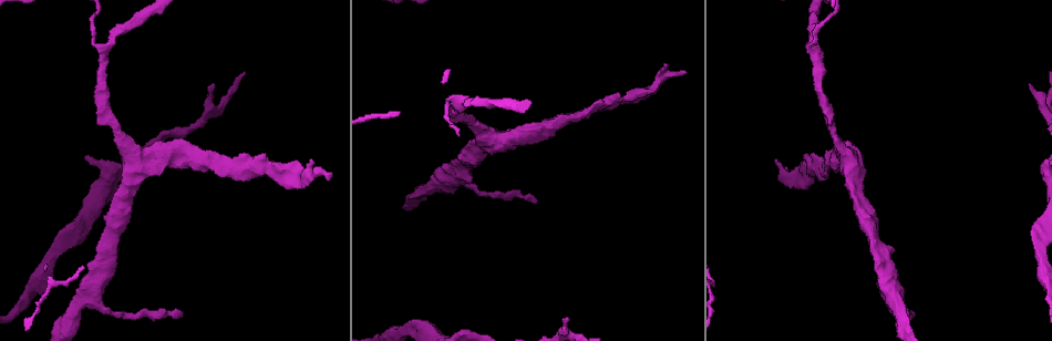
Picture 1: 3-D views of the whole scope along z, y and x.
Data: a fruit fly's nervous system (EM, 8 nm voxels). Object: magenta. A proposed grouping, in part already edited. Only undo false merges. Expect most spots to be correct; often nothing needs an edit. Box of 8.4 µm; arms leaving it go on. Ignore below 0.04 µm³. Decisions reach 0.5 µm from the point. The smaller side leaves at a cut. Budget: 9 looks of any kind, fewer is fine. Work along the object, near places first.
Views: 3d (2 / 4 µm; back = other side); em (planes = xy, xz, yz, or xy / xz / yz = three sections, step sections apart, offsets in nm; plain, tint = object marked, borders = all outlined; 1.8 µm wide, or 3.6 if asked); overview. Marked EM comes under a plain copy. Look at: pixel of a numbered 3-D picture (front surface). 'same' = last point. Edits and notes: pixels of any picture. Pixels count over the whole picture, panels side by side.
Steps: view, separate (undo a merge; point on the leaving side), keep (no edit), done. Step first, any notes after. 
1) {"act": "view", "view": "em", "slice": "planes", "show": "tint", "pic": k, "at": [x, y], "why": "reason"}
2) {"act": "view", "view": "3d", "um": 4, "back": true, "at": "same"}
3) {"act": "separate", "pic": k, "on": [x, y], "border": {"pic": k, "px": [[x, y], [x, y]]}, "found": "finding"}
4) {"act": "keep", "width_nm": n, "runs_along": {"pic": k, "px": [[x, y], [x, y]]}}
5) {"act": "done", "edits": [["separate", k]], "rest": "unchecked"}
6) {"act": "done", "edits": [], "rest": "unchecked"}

{"act": "view", "view": "em", "um": 3.6, "slice": "yz", "step": 4, "show": "tint", "pic": 1, "at": [812, 50], "why": "three arms meet"}

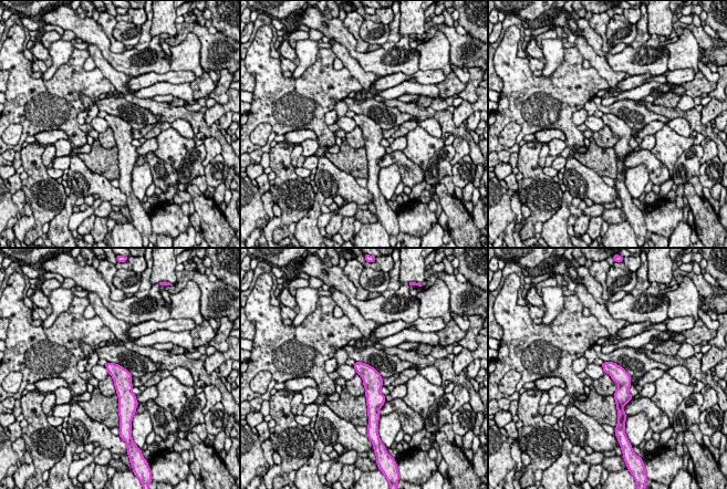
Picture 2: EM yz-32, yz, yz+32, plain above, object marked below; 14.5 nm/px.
{"act": "view", "view": "em", "um": 3.6, "slice": "planes", "show": "tint", "at": "same", "why": "another direction"}

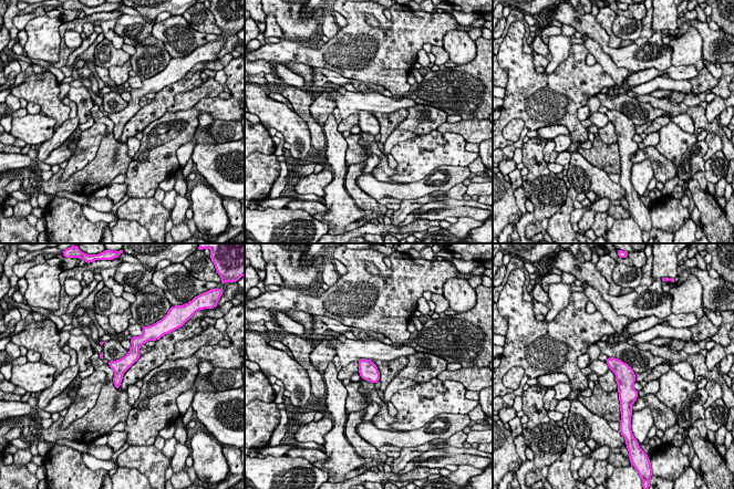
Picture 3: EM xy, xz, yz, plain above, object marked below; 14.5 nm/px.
{"act": "keep", "found": "continuous, no second neuron"}

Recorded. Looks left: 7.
{"act": "view", "view": "em", "um": 3.6, "slice": "planes", "show": "tint", "pic": 1, "at": [489, 147], "why": "calibre changes"}

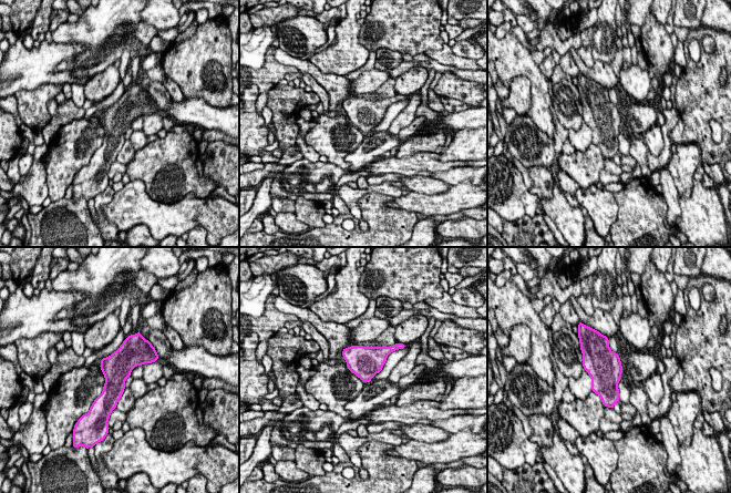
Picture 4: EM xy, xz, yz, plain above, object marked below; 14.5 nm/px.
{"act": "keep", "found": "one neuron here"}

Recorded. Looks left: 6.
{"act": "view", "view": "em", "slice": "xz", "step": 16, "show": "tint", "pic": 1, "at": [893, 295], "why": "a fork"}

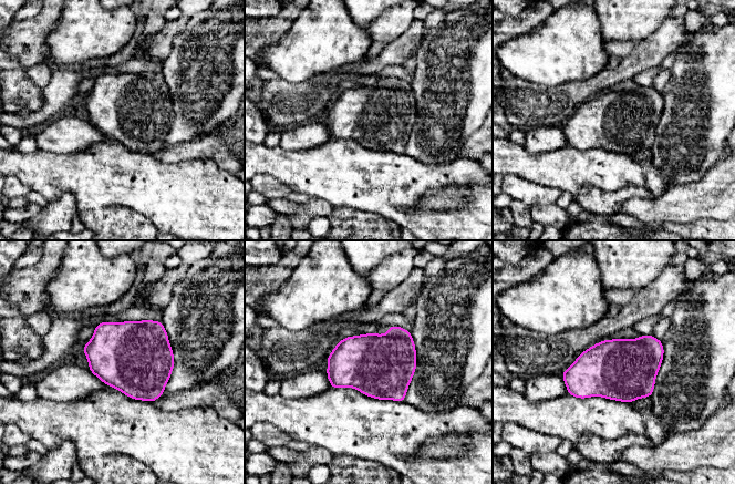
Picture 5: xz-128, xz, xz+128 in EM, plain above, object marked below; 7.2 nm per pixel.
{"act": "view", "view": "em", "slice": "xy", "step": 4, "show": "borders", "at": "same"}

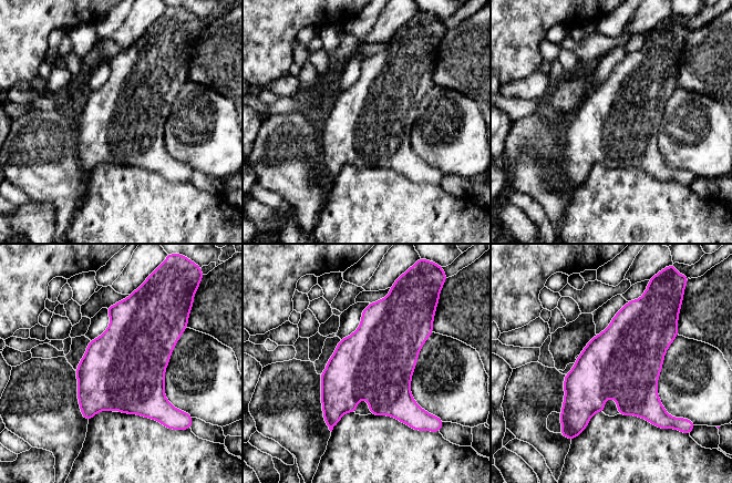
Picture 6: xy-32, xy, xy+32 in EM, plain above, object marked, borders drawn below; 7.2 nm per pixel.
{"act": "keep", "found": "continuous, no second neuron"}

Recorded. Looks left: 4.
{"act": "view", "view": "3d", "um": 2, "pic": 1, "at": [1041, 257]}

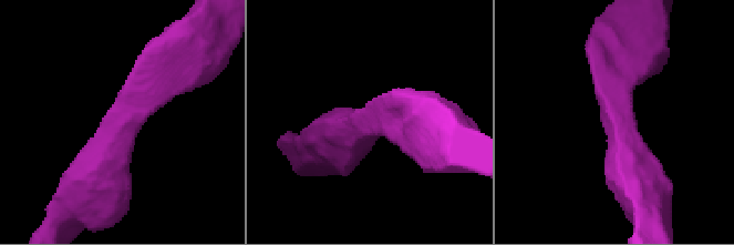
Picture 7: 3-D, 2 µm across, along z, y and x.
{"act": "view", "view": "em", "slice": "xy", "step": 4, "show": "tint", "pic": 7, "at": [125, 116]}

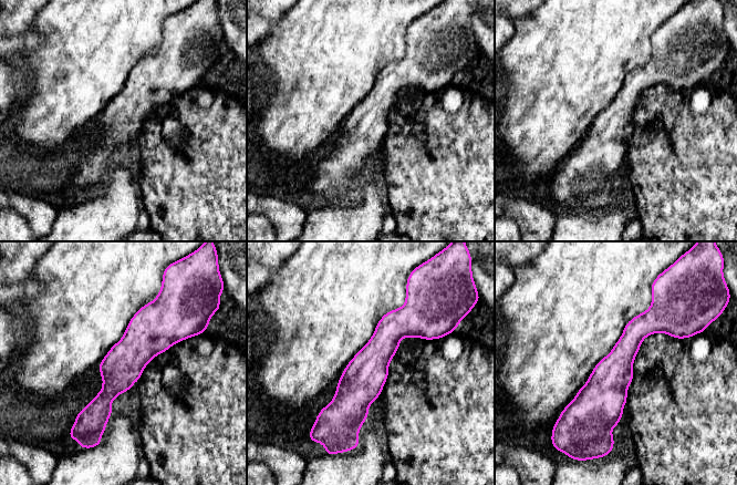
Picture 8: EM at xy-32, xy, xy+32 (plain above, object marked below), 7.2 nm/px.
{"act": "view", "view": "em", "slice": "planes", "show": "tint", "at": "same", "why": "another direction"}

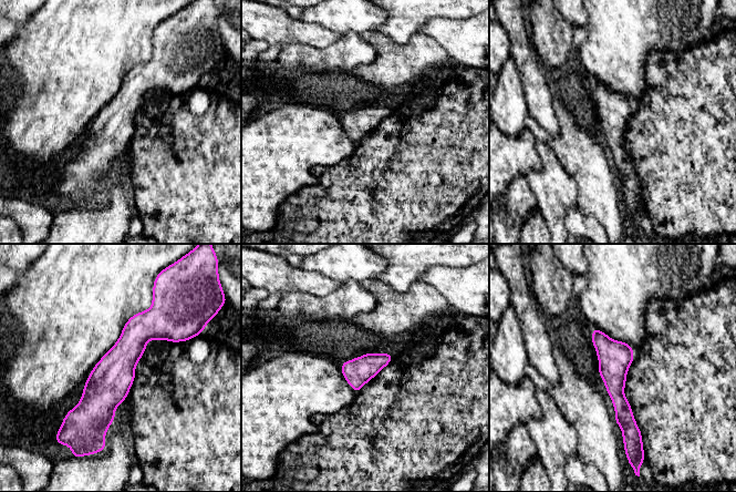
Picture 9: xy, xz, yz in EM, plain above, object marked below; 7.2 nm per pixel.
{"act": "keep", "runs_along": {"pic": 9, "px": [[152, 311], [101, 396], [101, 432]]}, "found": "continuous, no second neuron"}

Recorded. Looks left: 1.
{"act": "done", "edits": [], "rest": "unchecked"}

